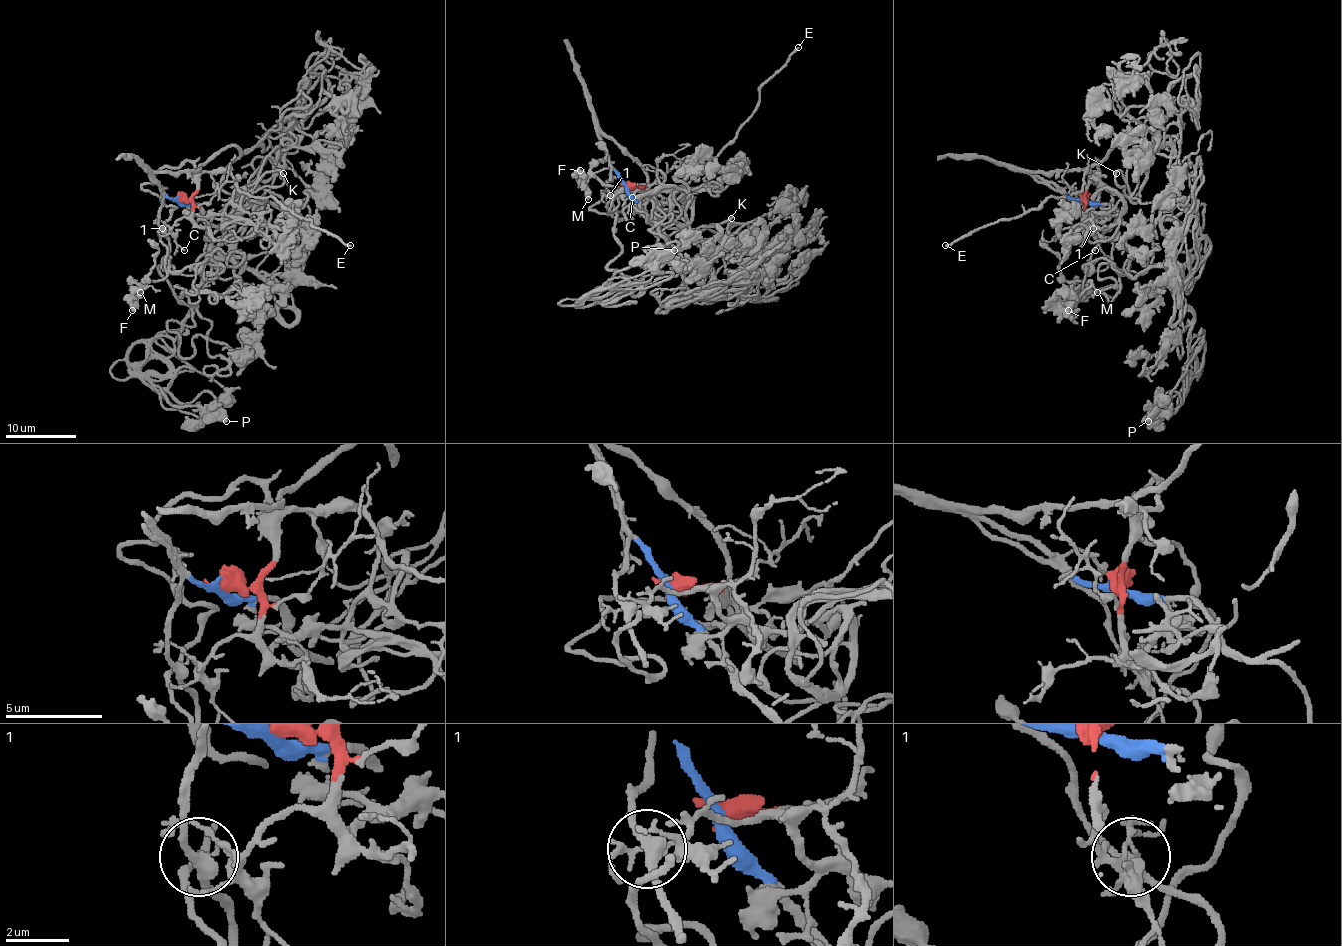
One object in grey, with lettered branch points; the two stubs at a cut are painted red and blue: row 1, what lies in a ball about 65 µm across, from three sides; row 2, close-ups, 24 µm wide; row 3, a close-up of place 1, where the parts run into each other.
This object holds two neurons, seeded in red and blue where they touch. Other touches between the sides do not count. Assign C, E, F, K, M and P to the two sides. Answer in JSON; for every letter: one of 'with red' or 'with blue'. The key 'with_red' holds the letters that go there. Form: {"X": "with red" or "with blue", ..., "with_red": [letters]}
{"C": "with red", "E": "with red", "F": "with red", "K": "with blue", "M": "with red", "P": "with blue", "with_red": ["C", "E", "F", "M"]}

